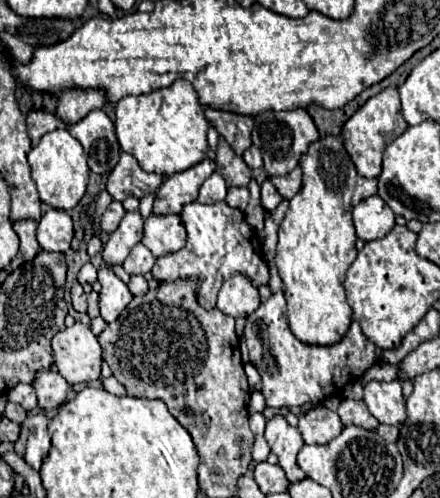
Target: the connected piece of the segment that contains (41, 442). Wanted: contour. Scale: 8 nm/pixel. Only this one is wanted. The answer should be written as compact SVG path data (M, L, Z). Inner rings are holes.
M44 412L32 414L24 420L20 438L16 440L14 452L22 456L34 470L40 470L42 458L50 450L50 434L48 434L48 416Z

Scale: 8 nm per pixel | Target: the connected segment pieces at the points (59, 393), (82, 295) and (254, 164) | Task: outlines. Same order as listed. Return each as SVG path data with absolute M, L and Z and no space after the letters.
M44 370L36 376L32 382L36 396L38 396L38 406L42 410L52 410L64 404L66 394L68 394L68 382L56 372L56 370Z
M74 282L74 286L72 286L72 306L80 314L86 312L86 292L82 290L80 282Z
M250 146L246 152L244 152L244 162L250 166L250 168L262 168L262 154L256 146Z

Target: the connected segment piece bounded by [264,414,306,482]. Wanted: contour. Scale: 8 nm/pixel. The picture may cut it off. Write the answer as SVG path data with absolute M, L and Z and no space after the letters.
M276 414L266 422L264 438L270 444L272 452L278 456L278 460L280 460L278 464L286 472L286 478L290 482L304 480L306 474L296 464L296 454L304 446L304 440L302 440L298 428L292 428L282 414Z

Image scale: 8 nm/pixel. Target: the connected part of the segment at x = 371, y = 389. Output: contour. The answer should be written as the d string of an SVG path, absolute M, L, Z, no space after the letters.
M372 380L364 386L364 402L370 414L380 424L402 424L406 420L406 406L402 398L402 386L398 380L378 382Z

